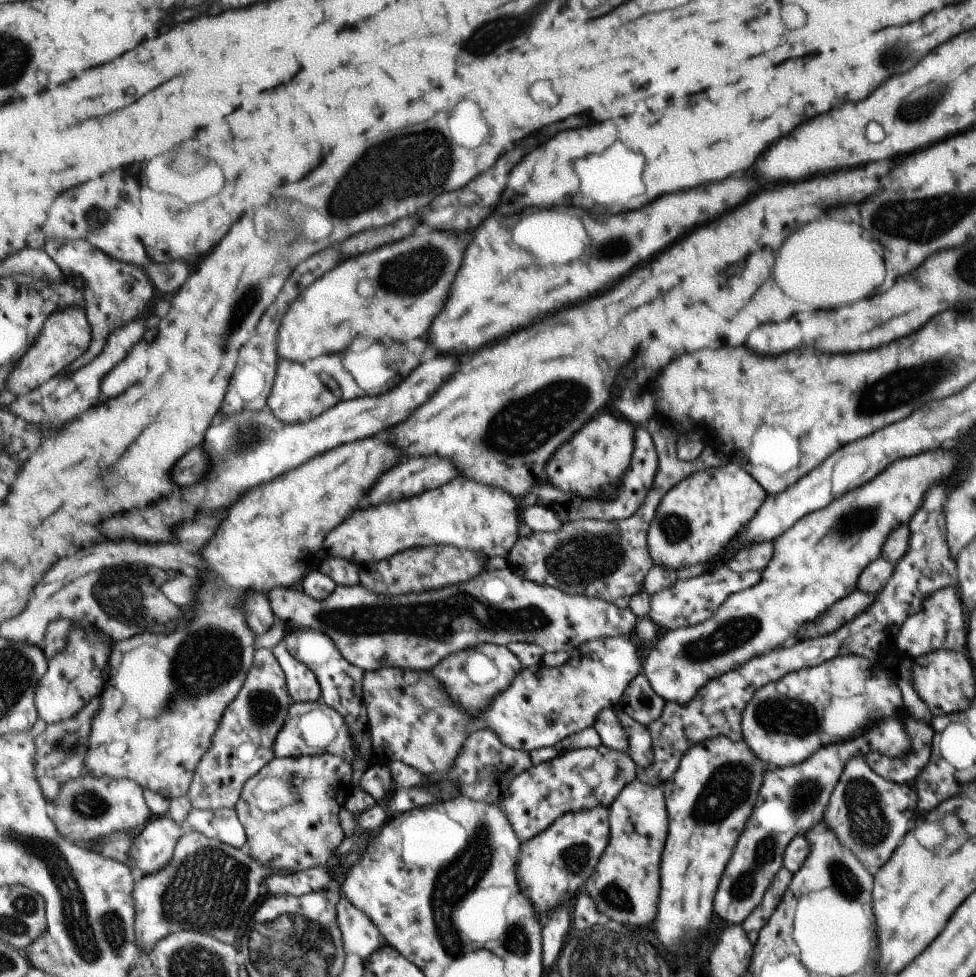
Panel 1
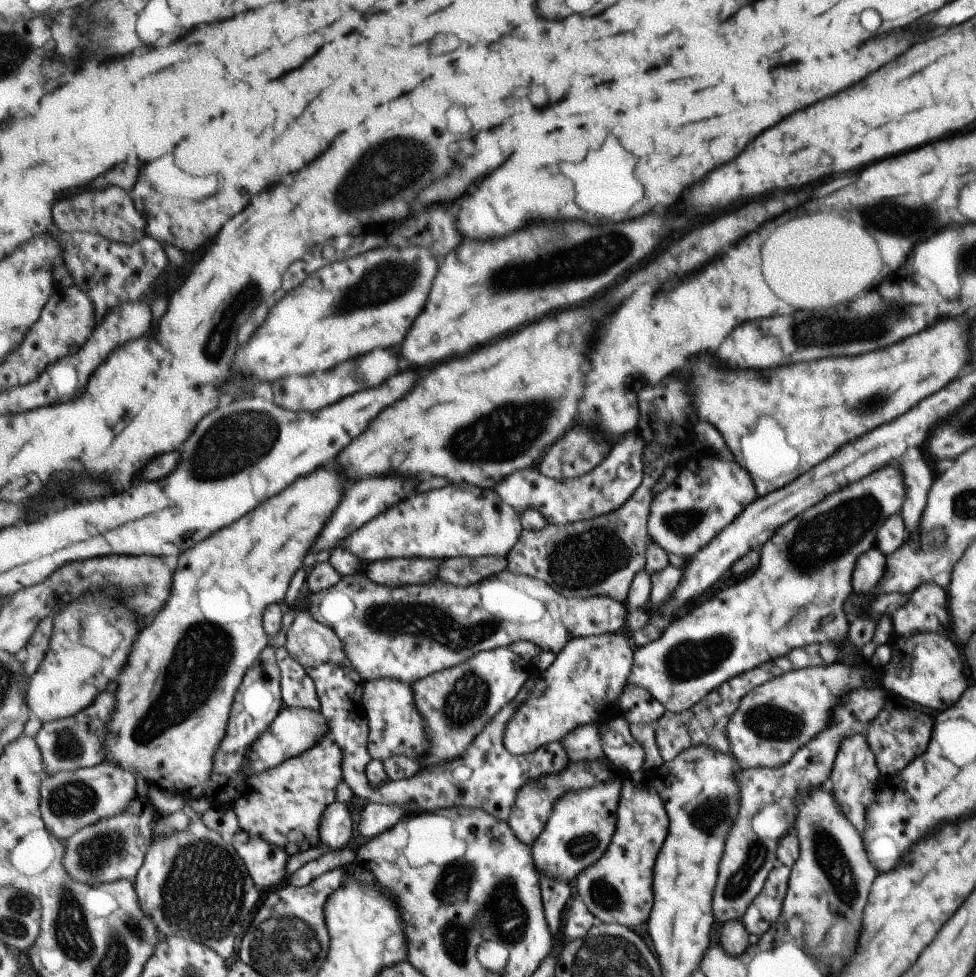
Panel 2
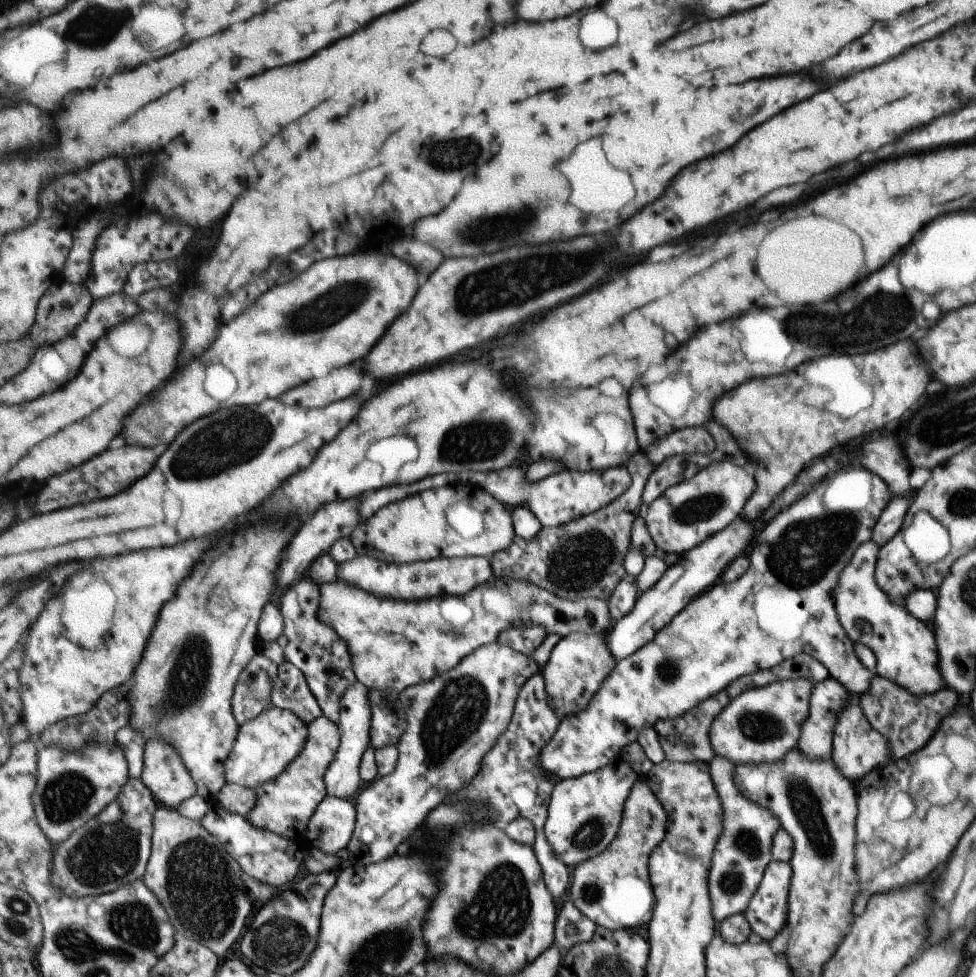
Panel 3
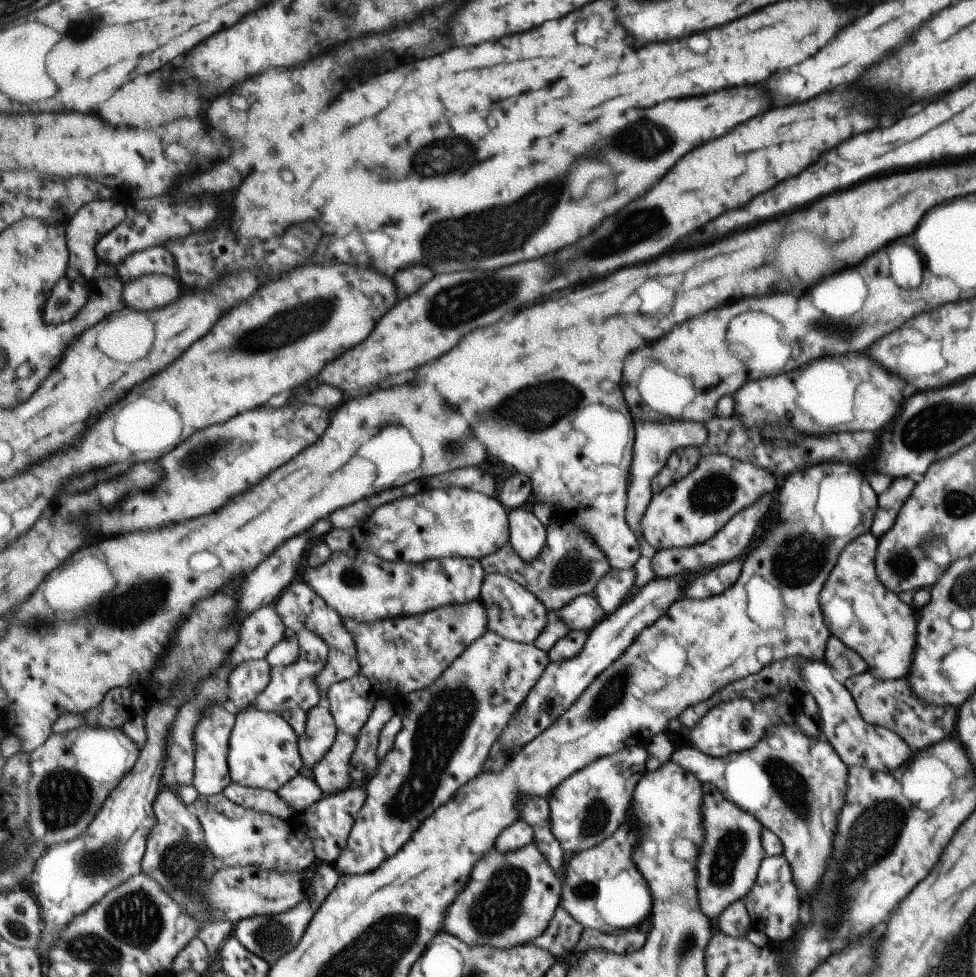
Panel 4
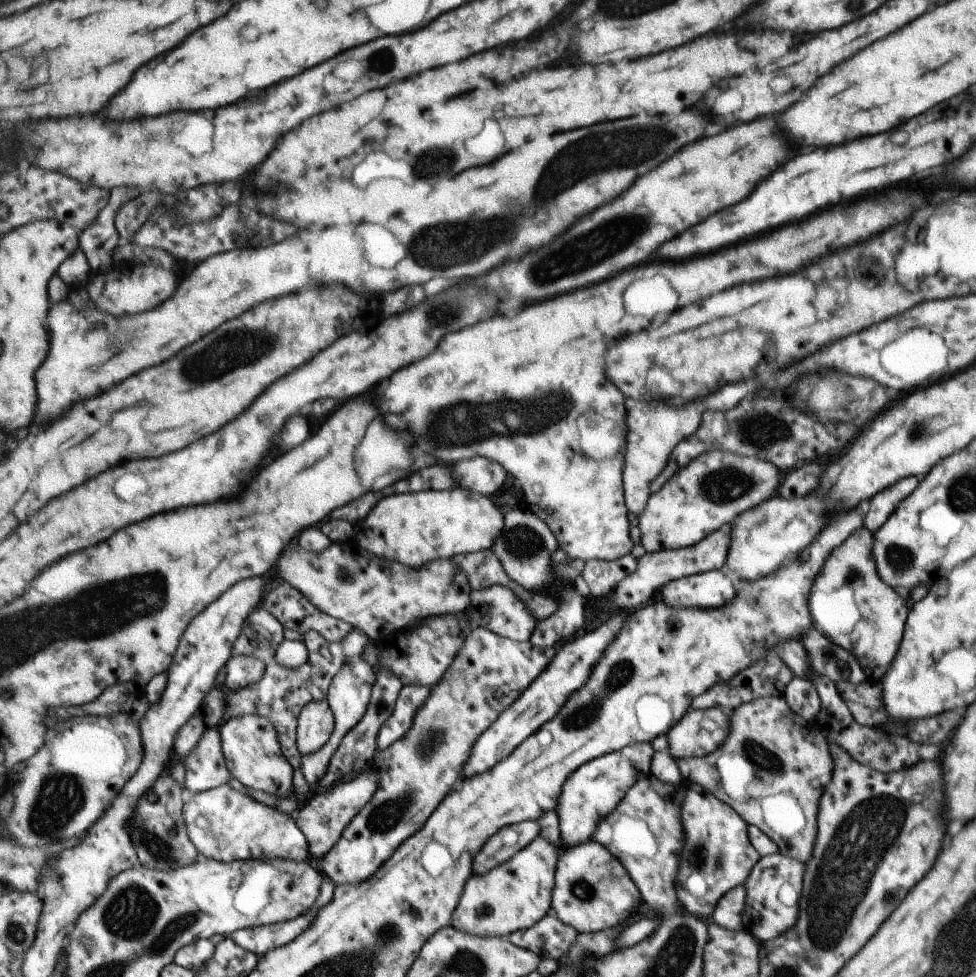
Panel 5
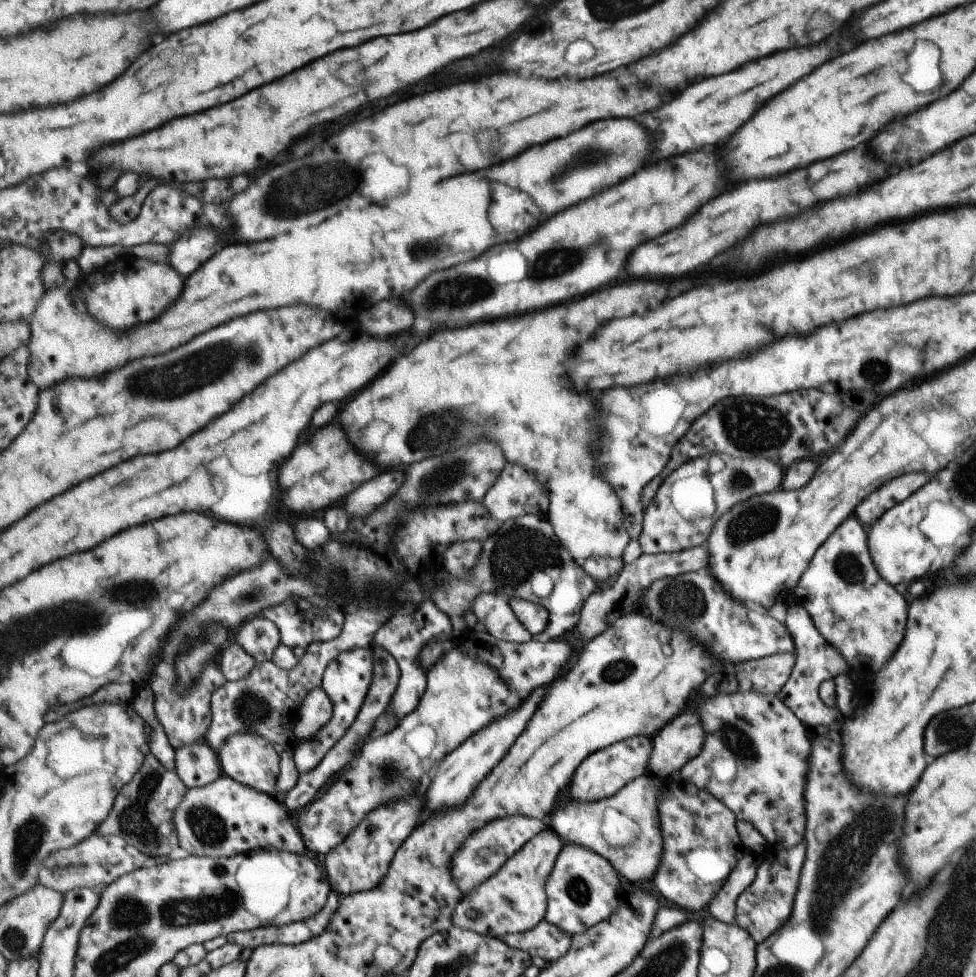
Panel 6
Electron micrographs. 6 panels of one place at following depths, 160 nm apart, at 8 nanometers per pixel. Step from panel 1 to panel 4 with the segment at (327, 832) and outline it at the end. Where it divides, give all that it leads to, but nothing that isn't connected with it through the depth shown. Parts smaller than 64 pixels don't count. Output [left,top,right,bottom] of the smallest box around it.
[276,703,339,814]

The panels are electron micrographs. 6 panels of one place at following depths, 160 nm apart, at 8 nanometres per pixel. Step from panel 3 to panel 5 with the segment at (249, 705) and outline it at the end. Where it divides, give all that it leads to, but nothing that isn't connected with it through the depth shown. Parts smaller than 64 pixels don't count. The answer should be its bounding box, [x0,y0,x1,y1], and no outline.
[225,656,267,692]

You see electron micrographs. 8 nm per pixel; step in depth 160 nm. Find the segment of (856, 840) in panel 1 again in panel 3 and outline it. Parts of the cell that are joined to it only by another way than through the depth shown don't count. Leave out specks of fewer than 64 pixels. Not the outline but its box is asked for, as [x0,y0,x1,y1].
[830,694,892,784]

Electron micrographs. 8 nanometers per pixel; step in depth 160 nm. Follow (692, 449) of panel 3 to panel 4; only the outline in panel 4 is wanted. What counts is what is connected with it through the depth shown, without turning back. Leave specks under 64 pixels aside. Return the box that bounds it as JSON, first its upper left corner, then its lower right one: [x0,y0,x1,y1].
[626,417,709,530]

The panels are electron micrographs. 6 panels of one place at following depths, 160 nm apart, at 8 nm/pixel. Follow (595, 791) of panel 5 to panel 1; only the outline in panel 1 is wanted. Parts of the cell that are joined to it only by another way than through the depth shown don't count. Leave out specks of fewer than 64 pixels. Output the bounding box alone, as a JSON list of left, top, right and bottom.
[516,807,610,922]

